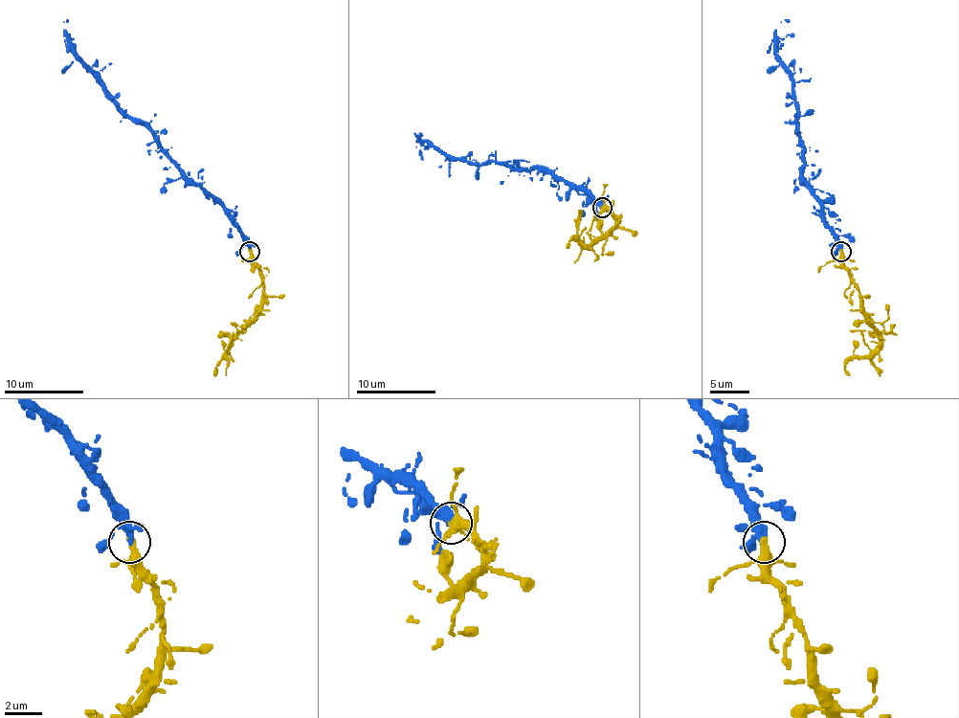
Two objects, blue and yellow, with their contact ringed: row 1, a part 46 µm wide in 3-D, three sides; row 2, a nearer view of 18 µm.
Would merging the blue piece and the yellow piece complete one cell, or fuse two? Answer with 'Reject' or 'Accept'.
Accept

